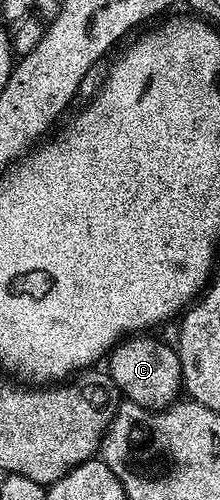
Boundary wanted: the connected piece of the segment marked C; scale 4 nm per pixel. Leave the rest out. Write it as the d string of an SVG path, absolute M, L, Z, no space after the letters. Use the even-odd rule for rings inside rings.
M148 333L125 338L112 348L106 359L106 370L127 402L149 409L163 409L177 402L182 395L180 356L177 348Z

